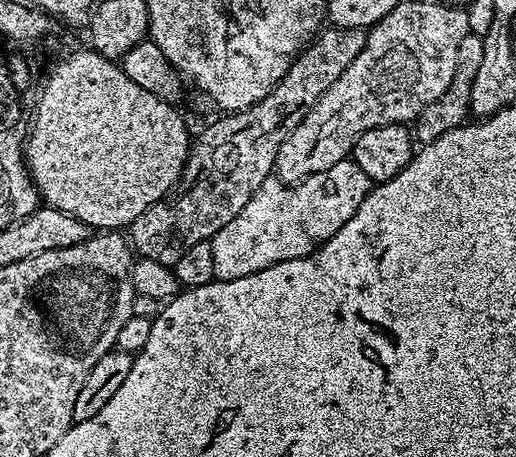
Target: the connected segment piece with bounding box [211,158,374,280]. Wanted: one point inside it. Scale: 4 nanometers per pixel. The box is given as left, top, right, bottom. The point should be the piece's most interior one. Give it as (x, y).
(282, 222)

